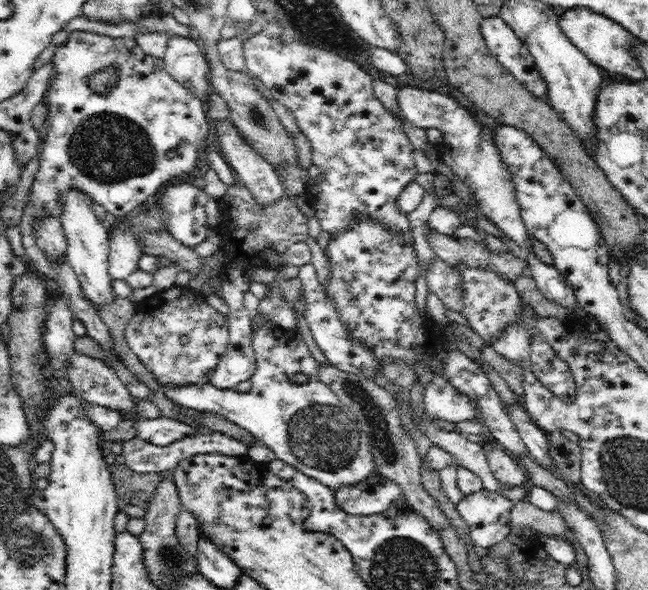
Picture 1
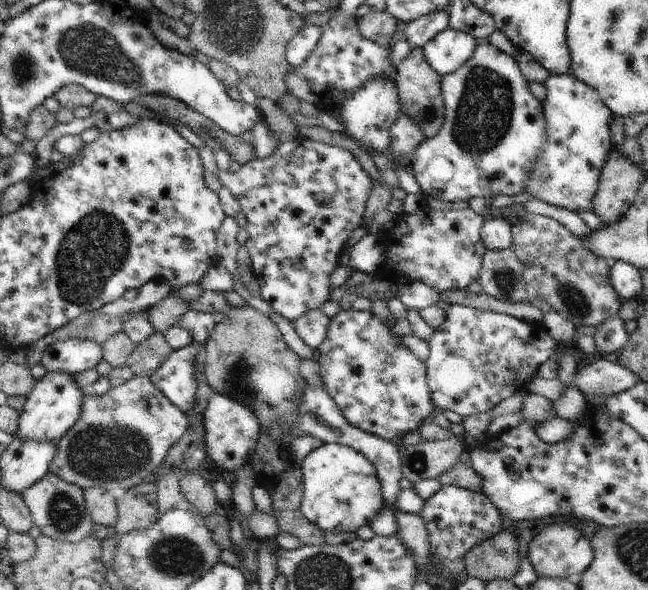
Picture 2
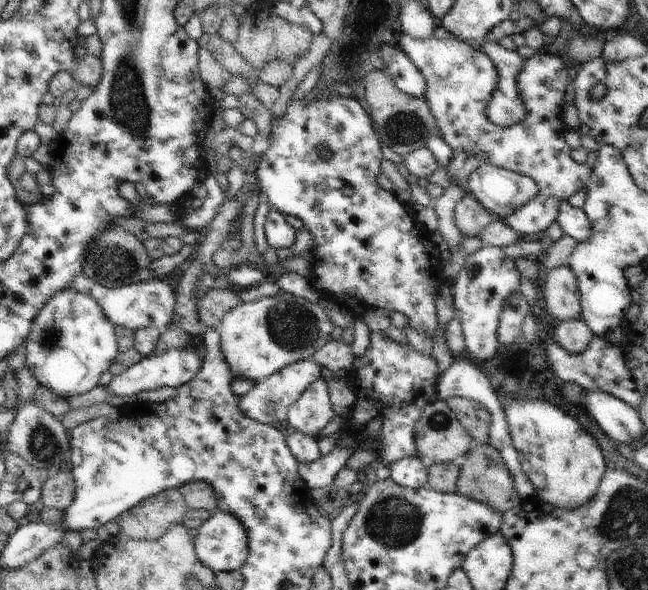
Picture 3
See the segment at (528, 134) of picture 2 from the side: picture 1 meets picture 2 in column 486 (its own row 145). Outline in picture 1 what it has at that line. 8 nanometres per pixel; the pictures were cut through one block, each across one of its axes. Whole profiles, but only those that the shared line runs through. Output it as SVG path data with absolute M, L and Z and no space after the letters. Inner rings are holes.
M73 30L69 34L69 39L56 47L51 61L54 63L54 76L45 93L48 112L46 125L42 131L44 140L41 146L39 170L33 180L30 201L18 223L22 244L36 272L56 287L54 294L68 299L68 307L75 318L85 326L85 334L94 338L108 351L108 358L104 363L116 371L133 398L149 400L147 384L129 372L120 357L112 350L110 331L101 319L96 306L84 296L80 281L70 264L66 261L52 263L46 259L32 232L36 218L60 217L63 212L61 197L67 189L86 193L94 203L100 204L108 213L113 214L116 220L122 220L137 208L155 199L162 189L172 183L186 180L193 174L194 168L201 160L199 149L205 145L209 135L211 122L206 116L206 104L165 71L163 59L146 54L134 38L116 38L85 30ZM109 66L118 69L118 82L104 94L89 88L89 78Z

